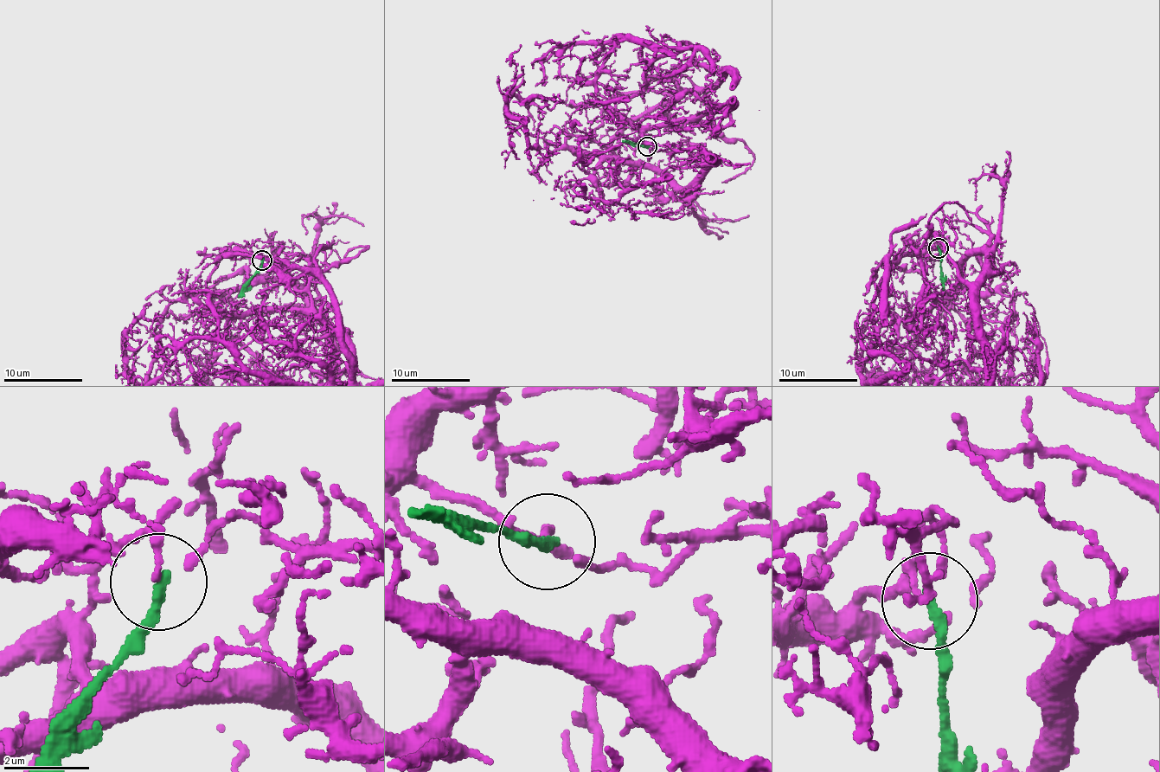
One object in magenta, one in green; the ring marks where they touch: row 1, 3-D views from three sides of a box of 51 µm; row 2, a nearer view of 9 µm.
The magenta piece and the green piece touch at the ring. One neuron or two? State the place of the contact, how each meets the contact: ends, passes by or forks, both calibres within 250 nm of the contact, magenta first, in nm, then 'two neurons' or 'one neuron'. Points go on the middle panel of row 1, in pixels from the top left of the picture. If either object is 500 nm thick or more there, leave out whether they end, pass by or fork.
at (647, 146); magenta passes by; green ends there; 110 nm thick on the magenta side, 220 nm on the other; two neurons

